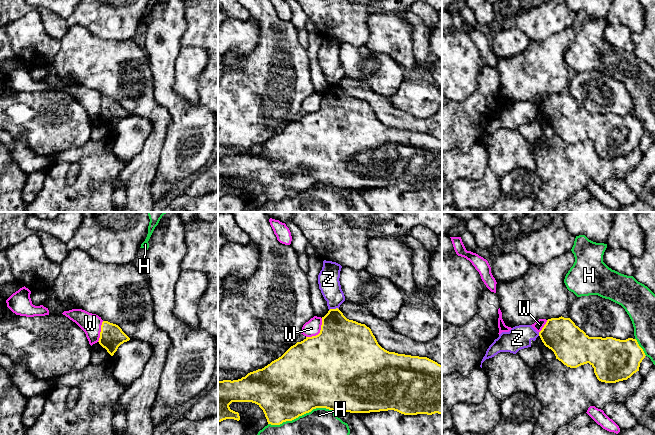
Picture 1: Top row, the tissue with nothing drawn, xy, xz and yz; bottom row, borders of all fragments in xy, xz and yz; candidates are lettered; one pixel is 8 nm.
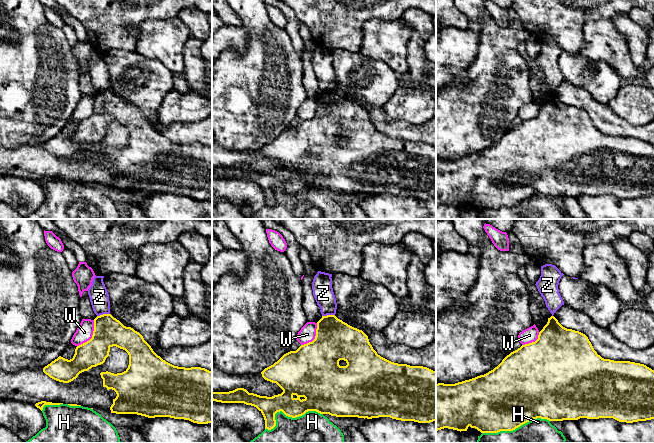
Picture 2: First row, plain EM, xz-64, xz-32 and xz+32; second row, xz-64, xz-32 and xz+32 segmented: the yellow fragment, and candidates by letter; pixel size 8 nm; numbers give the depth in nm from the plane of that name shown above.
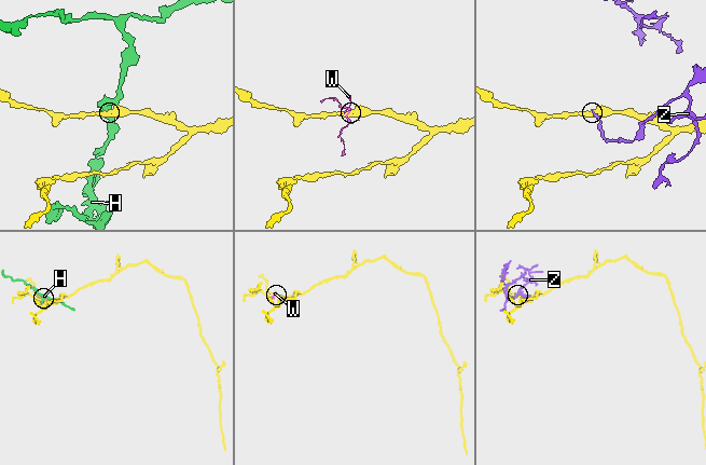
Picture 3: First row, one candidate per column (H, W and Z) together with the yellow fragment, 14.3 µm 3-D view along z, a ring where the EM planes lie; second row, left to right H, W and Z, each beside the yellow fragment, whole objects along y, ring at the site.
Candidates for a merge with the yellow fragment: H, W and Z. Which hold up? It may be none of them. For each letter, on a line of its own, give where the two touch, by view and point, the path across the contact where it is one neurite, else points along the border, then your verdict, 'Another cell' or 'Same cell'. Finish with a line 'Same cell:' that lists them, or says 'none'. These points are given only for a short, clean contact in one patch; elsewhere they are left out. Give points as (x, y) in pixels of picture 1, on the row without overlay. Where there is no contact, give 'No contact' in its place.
H: Touches yellow at xz (301, 191). Another cell
W: Touches yellow at xz (320, 108). Boundary: xz (322, 94), (320, 107), (315, 111), (306, 113). Another cell
Z: Touches yellow at xz (333, 85). Boundary: xz (338, 84), (331, 84), (329, 86). Another cell
Same cell: none

